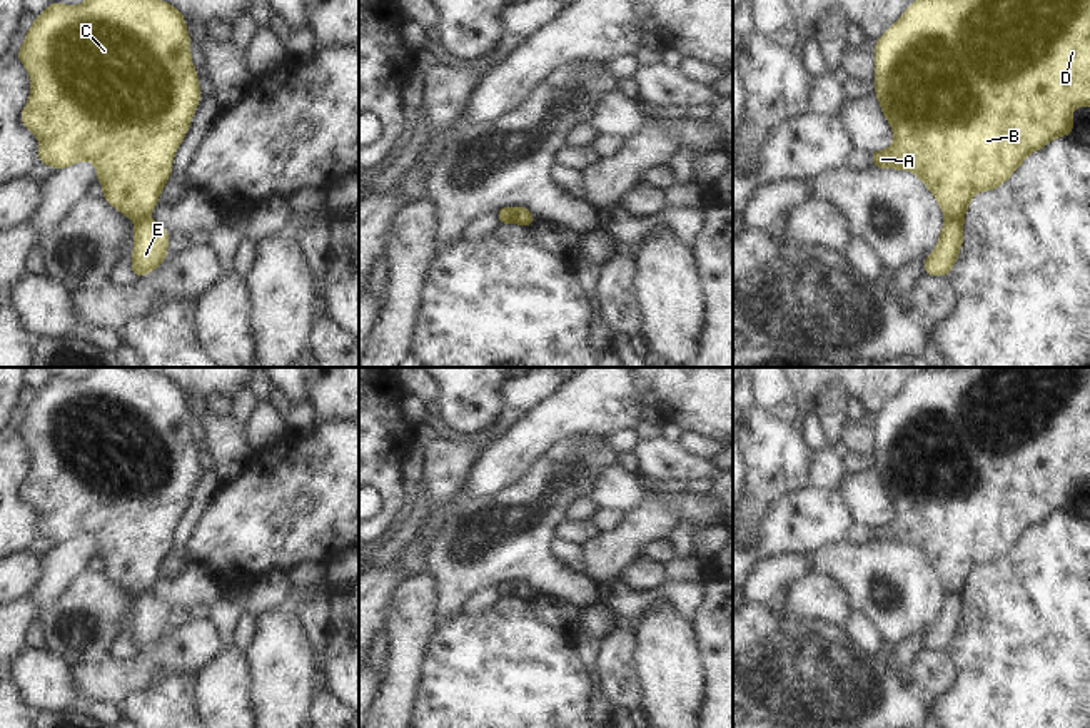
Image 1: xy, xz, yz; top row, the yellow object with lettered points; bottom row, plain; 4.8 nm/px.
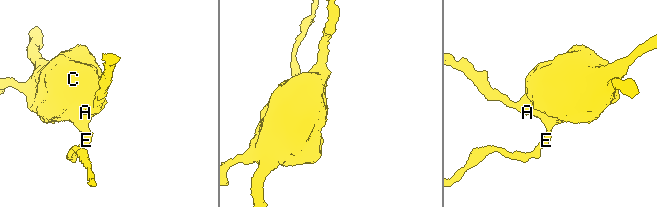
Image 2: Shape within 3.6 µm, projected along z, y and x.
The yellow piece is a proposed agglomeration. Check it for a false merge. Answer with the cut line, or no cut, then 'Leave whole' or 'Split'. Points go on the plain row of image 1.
Split along xz (516, 581), (513, 595). Split.

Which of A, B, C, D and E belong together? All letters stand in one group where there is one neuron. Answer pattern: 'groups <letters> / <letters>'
groups A B C D / E

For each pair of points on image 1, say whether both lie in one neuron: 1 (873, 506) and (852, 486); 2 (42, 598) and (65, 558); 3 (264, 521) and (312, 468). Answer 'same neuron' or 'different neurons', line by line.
1: same neuron
2: same neuron
3: same neuron

